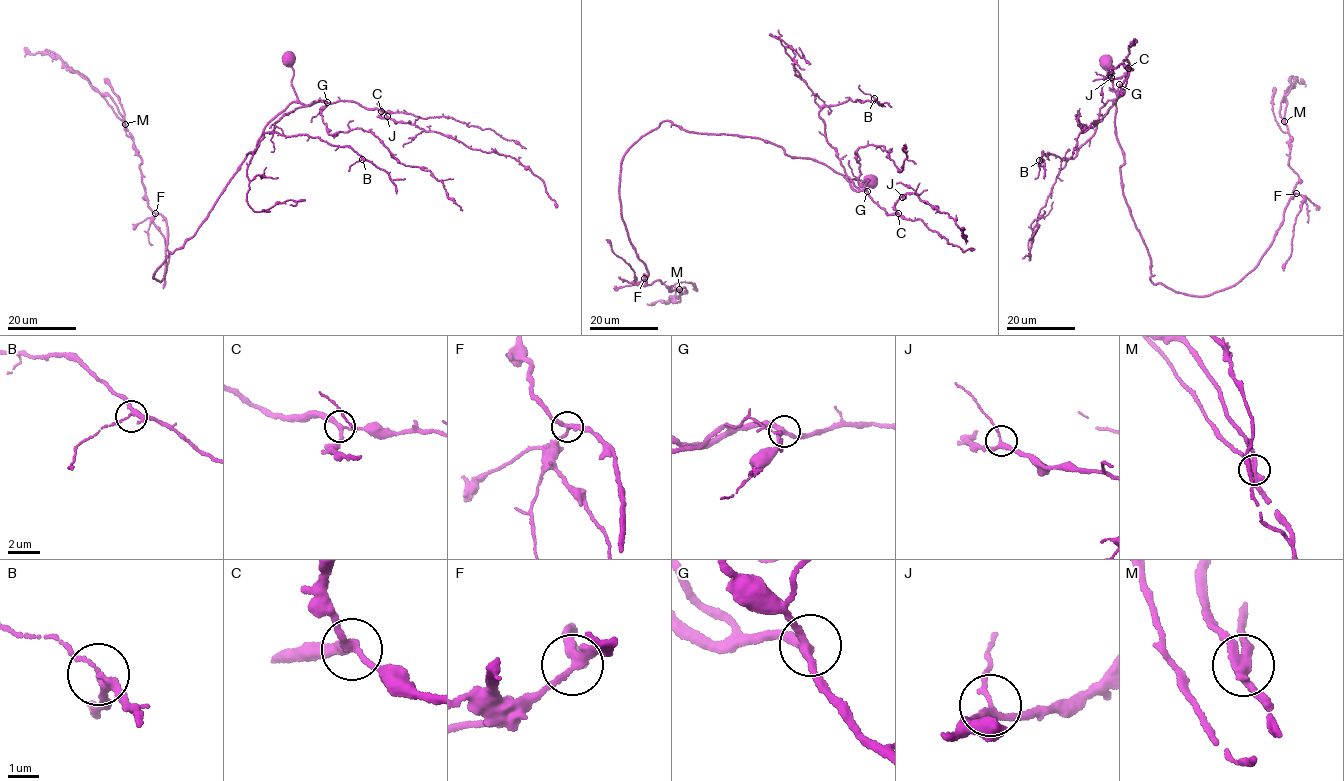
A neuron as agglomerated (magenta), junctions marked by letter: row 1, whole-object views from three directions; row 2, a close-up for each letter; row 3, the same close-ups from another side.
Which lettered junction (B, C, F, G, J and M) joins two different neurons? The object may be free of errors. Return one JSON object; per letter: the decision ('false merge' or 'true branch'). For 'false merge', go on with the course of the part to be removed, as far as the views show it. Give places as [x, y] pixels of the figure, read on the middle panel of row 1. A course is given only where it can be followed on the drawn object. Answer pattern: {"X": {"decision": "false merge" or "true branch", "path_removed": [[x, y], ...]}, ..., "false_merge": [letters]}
{"B": {"decision": "true branch"}, "C": {"decision": "true branch"}, "F": {"decision": "true branch"}, "G": {"decision": "true branch"}, "J": {"decision": "true branch"}, "M": {"decision": "false merge", "path_removed": [[679, 289], [679, 302], [676, 302], [674, 298], [668, 299]]}, "false_merge": ["M"]}

